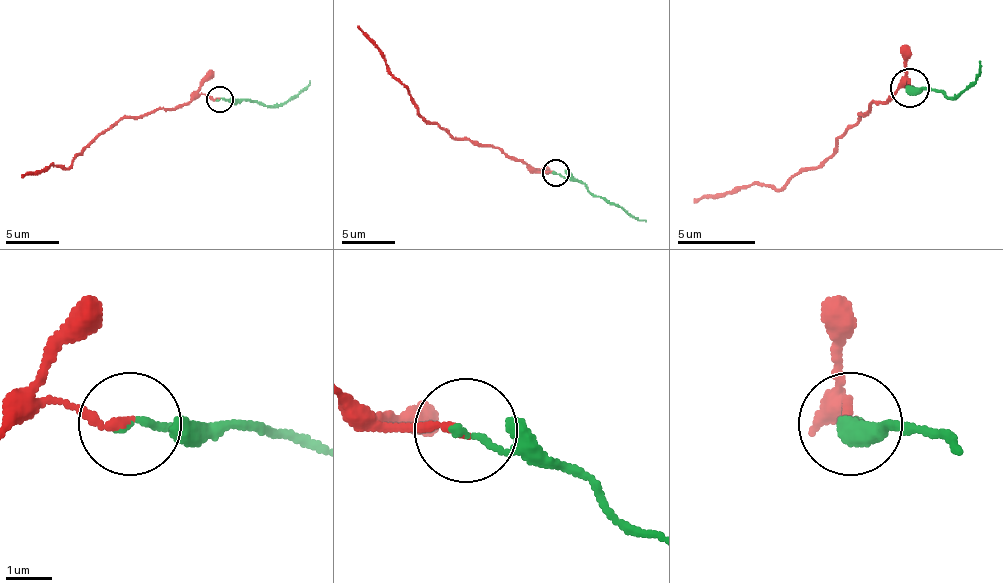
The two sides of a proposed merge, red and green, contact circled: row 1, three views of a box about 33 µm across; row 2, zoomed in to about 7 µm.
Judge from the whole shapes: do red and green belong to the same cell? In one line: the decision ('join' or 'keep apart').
join

